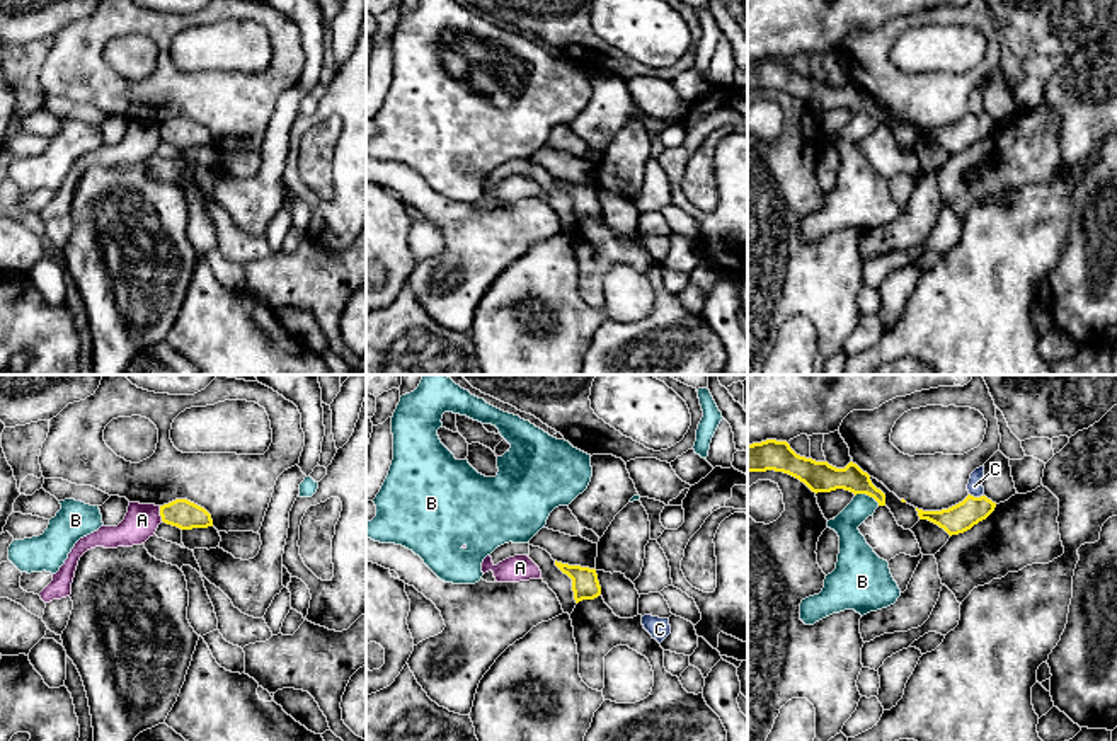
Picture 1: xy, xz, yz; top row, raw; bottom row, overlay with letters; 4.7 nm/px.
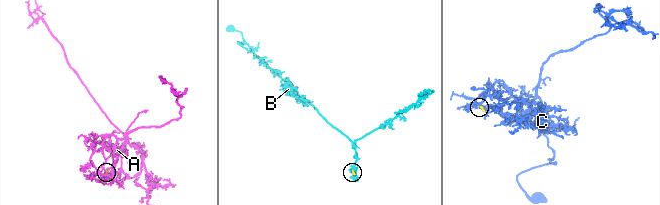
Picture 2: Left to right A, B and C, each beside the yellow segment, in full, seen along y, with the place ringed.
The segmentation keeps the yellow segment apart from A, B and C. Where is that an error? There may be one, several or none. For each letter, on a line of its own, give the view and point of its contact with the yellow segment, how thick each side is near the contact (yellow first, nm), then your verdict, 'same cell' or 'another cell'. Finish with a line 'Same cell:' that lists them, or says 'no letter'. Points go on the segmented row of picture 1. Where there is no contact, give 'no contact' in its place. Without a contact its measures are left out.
A: contact xy (160, 513); calibres 140 and 160 nm; another cell
B: contact yz (867, 494); calibres 140 and 130 nm; another cell
C: contact yz (976, 498); calibres 140 and 70 nm; another cell
Same cell: no letter

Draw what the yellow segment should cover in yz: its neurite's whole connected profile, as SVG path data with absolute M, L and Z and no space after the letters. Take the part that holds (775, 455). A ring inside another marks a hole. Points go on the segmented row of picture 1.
M766 439L748 445L748 472L783 472L804 482L812 492L831 492L845 489L874 497L879 506L885 506L885 494L877 489L870 475L856 463L836 468L828 462L816 462L797 455L787 441Z

